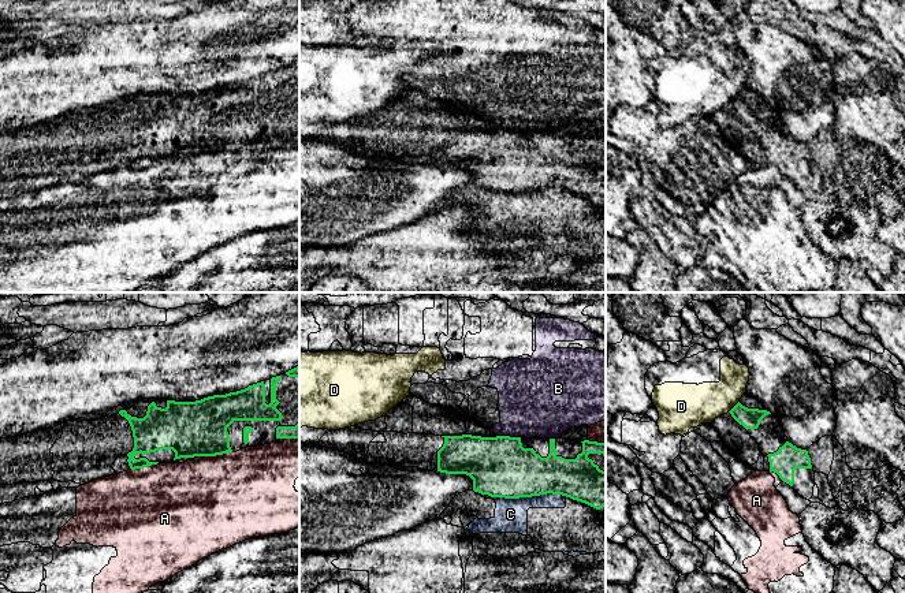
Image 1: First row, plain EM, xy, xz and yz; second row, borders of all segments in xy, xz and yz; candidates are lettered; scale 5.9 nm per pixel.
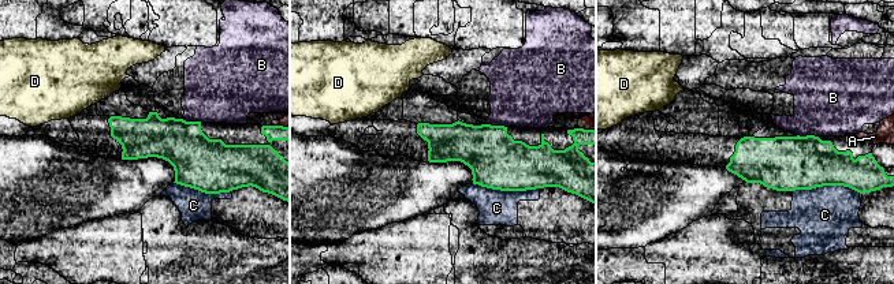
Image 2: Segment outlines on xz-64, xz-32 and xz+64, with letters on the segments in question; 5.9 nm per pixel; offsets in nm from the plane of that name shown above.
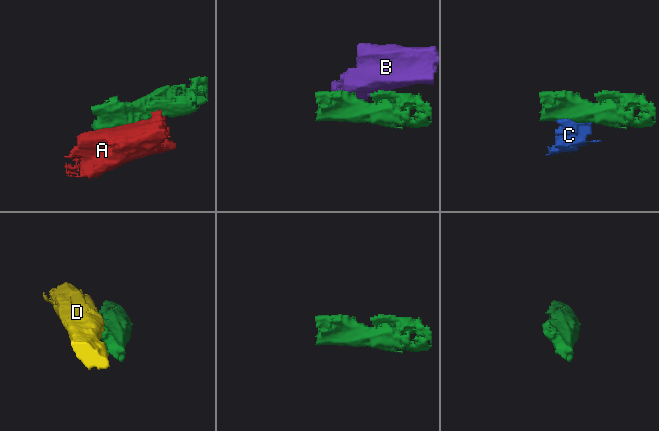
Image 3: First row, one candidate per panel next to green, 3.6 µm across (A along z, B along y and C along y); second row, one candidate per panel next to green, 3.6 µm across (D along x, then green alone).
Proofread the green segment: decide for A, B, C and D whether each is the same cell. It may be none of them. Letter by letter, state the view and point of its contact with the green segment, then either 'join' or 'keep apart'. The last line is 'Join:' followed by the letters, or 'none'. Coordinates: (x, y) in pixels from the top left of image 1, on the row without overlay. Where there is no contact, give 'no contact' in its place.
A: xy (215, 149) | keep apart
B: xz (509, 130) | keep apart
C: xz (529, 190) | keep apart
D: yz (734, 100) | keep apart
Join: none

